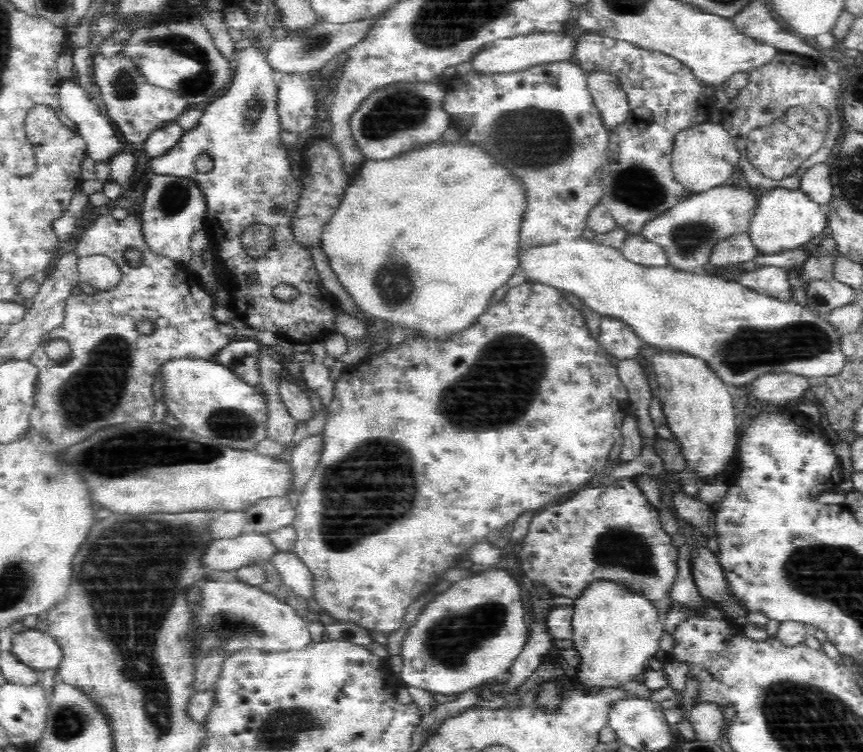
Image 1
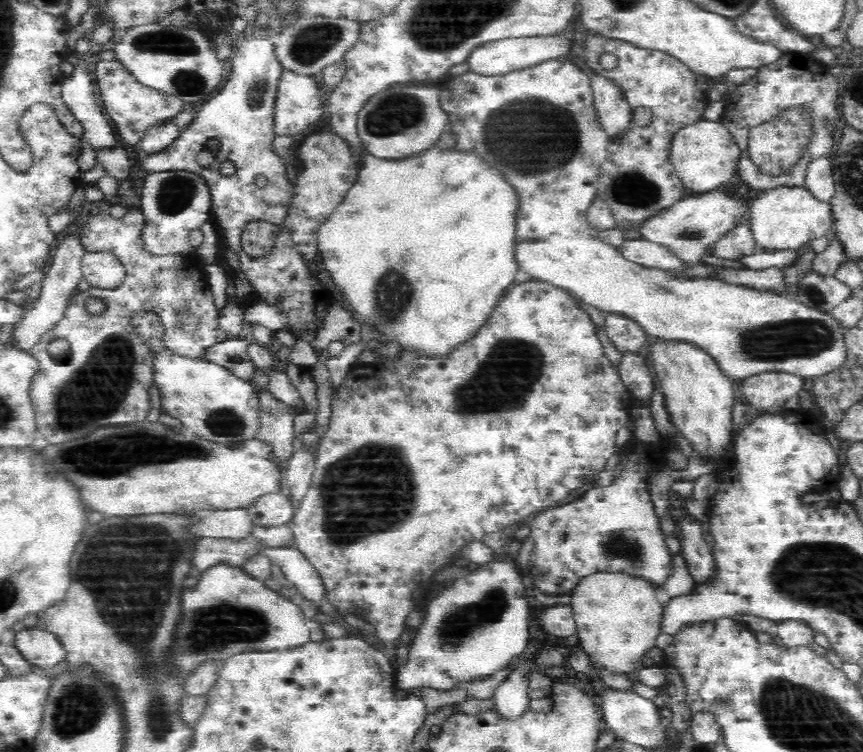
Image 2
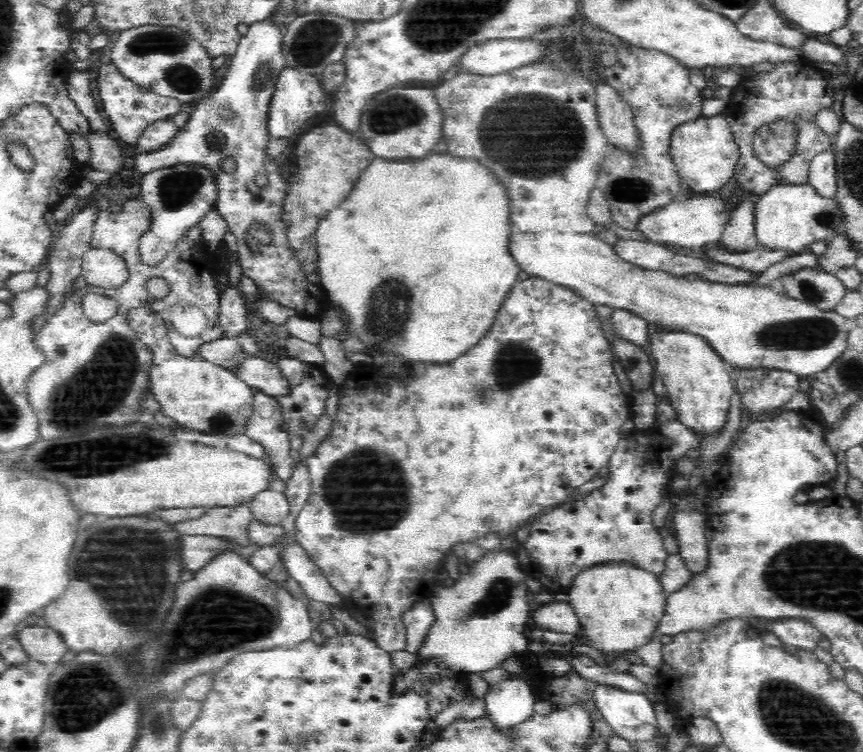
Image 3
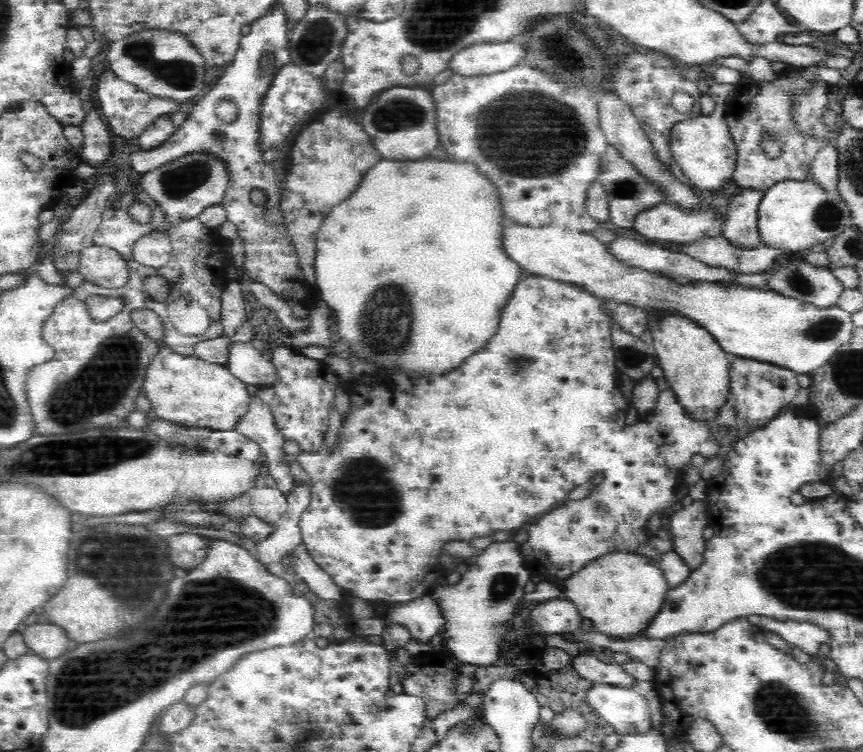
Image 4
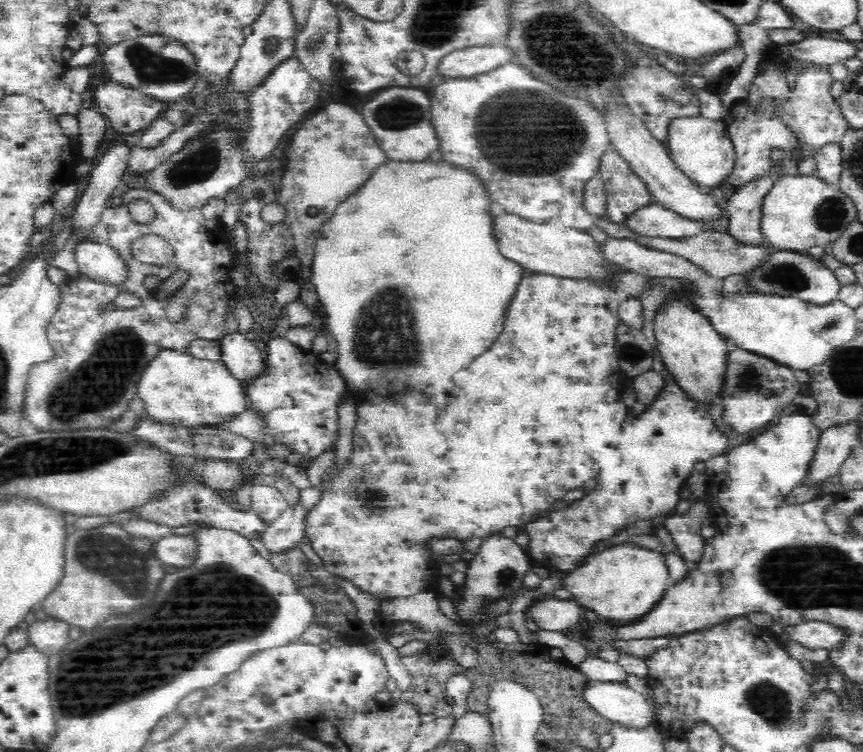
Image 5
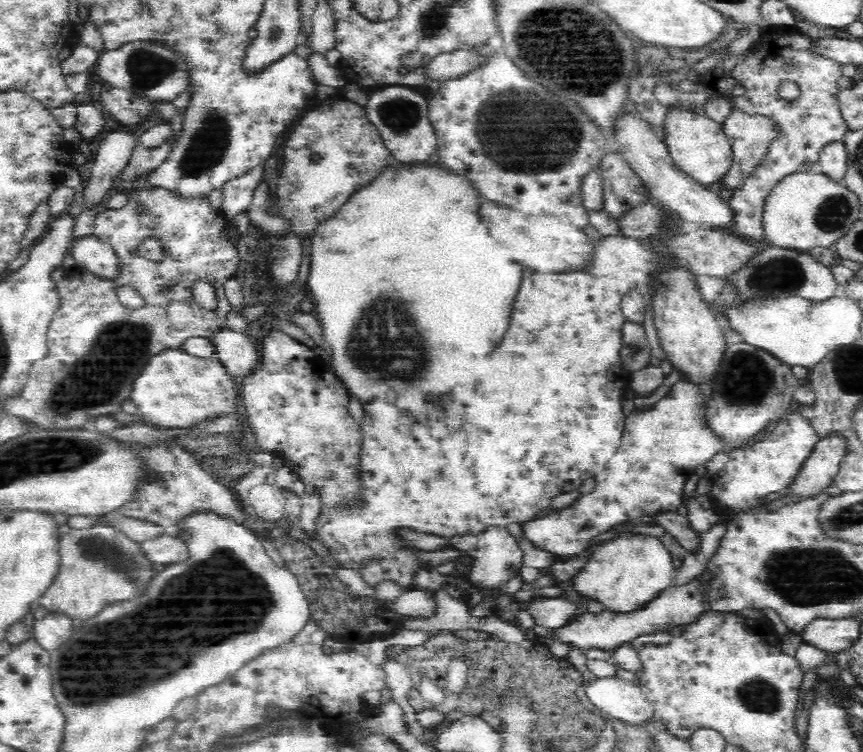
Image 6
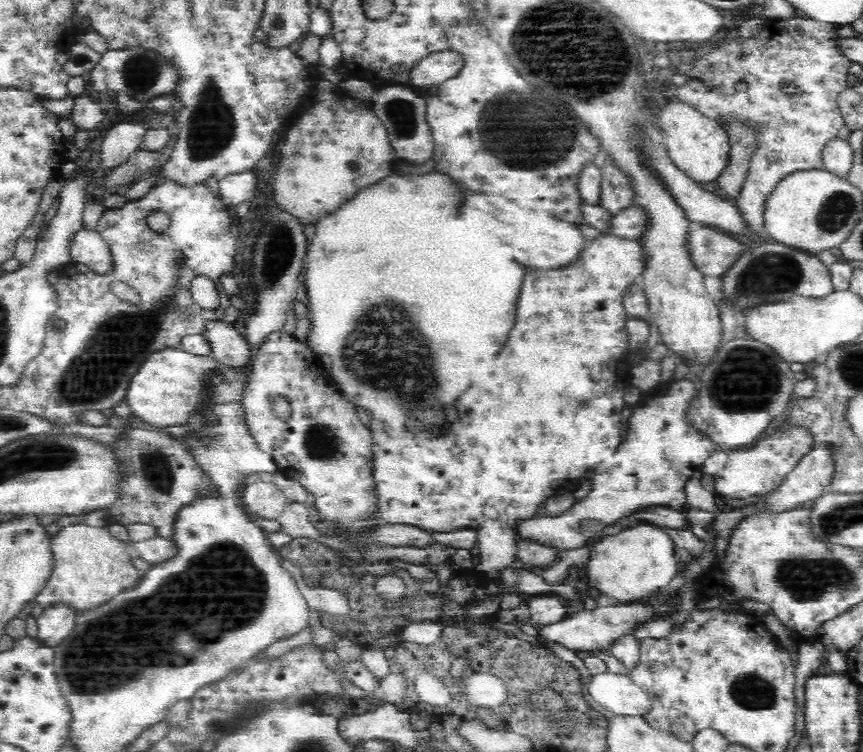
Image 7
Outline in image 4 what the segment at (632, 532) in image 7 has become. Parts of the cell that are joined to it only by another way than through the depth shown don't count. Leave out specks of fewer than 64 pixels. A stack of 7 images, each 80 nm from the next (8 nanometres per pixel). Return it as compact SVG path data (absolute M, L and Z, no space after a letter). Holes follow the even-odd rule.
M624 554L598 559L558 586L567 600L574 603L580 618L590 620L598 634L616 642L646 637L647 630L662 612L669 591L658 566L652 566L638 556Z

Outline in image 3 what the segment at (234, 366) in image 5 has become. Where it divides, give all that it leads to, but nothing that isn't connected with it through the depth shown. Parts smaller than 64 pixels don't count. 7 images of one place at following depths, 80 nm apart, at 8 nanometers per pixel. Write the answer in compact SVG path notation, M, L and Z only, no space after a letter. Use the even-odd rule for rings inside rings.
M248 356L237 375L254 390L274 398L288 398L292 394L290 382L276 363Z

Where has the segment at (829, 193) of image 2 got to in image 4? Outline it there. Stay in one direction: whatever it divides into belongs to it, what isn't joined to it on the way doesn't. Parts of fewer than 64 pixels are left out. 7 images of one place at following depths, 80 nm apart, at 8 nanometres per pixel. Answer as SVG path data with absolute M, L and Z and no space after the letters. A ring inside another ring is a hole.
M836 147L822 148L816 153L811 169L812 182L828 193L837 192L838 155Z

